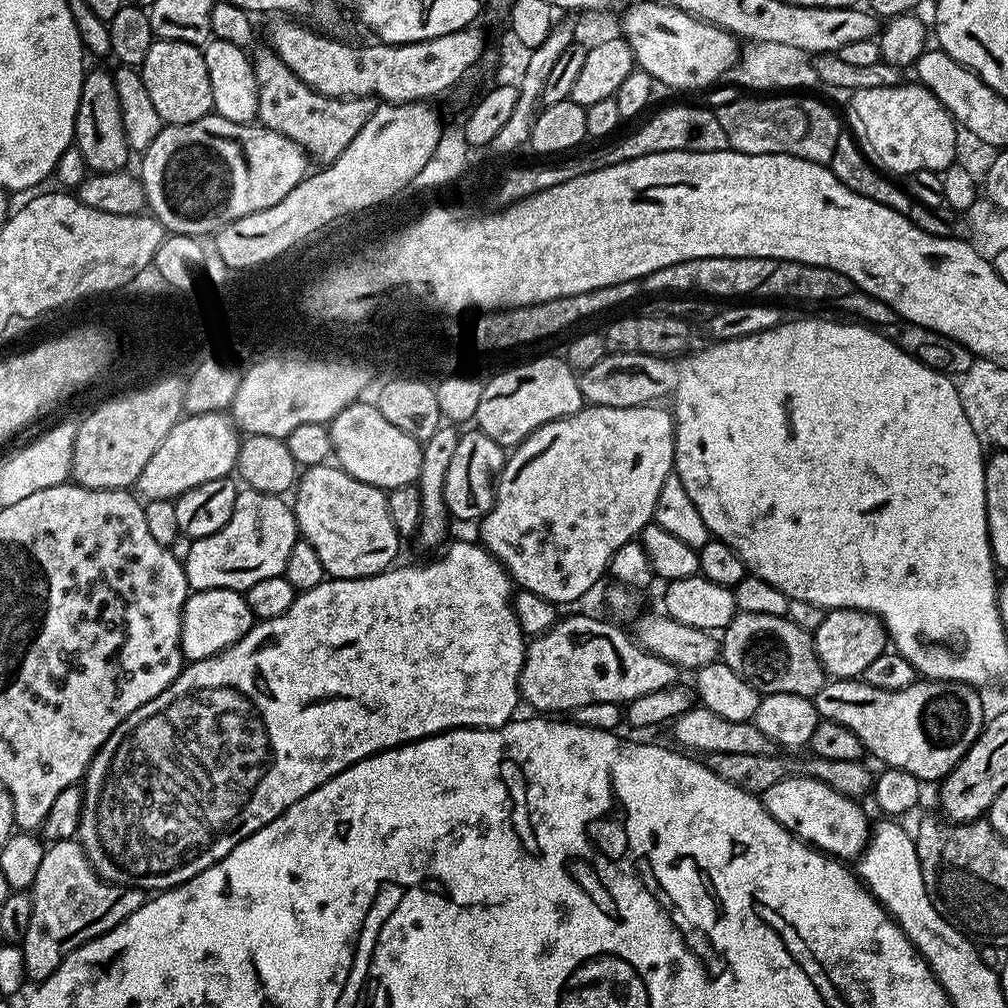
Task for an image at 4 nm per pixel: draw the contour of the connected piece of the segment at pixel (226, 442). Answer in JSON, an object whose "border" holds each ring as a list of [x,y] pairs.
{"border":[[[201,412],[199,414],[188,414],[176,421],[168,436],[156,447],[156,452],[146,462],[138,481],[139,495],[148,500],[172,500],[181,496],[186,490],[198,486],[202,482],[211,480],[223,480],[229,475],[228,472],[237,467],[240,454],[241,437],[236,437],[238,428],[235,423],[224,412]]]}

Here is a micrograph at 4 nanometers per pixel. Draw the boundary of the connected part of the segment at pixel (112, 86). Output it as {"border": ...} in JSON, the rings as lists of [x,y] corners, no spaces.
{"border":[[[111,71],[92,72],[85,75],[80,87],[80,101],[76,111],[75,147],[84,155],[85,165],[93,173],[119,172],[130,157],[126,134],[122,126],[122,110],[118,102],[116,78]]]}

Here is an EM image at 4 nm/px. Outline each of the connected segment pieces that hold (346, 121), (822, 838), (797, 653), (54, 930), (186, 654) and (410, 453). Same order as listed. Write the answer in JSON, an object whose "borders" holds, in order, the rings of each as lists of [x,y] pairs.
{"borders":[[[[265,50],[254,56],[254,67],[256,69],[256,81],[258,82],[258,120],[261,125],[270,130],[274,130],[278,134],[282,134],[286,138],[290,138],[304,149],[309,157],[312,156],[317,160],[317,165],[327,166],[333,164],[340,157],[342,150],[346,150],[346,146],[350,146],[350,142],[354,142],[354,138],[358,134],[358,130],[362,130],[369,118],[372,117],[374,104],[368,98],[349,98],[346,100],[333,100],[330,96],[323,96],[313,90],[307,88],[301,80],[293,74],[293,72],[277,58],[275,52]]],[[[789,774],[782,782],[774,782],[770,790],[763,792],[762,799],[768,813],[787,832],[833,858],[855,861],[868,845],[870,819],[867,814],[856,805],[859,803],[853,797],[838,794],[838,790],[826,786],[826,782]]],[[[737,611],[734,619],[722,630],[719,642],[723,664],[730,666],[734,674],[741,676],[750,687],[755,688],[761,694],[773,692],[774,694],[798,694],[814,698],[818,690],[822,690],[822,686],[826,683],[825,670],[816,656],[813,633],[802,630],[787,616],[746,614]]],[[[71,838],[69,840],[53,840],[45,847],[44,853],[42,854],[42,862],[38,866],[38,874],[34,878],[32,887],[30,889],[30,895],[32,898],[32,913],[30,914],[30,926],[26,926],[26,934],[22,941],[22,947],[24,949],[24,961],[26,962],[26,970],[28,971],[28,980],[32,982],[39,982],[50,978],[50,974],[54,974],[58,969],[61,968],[64,961],[71,957],[72,952],[76,948],[82,947],[86,941],[92,940],[96,936],[102,935],[103,932],[109,932],[114,926],[125,920],[130,914],[134,914],[134,910],[141,908],[146,899],[146,892],[143,887],[140,886],[124,886],[128,888],[119,888],[116,884],[107,884],[98,873],[92,869],[92,864],[88,861],[89,853],[86,851],[83,844],[80,843],[79,839]]],[[[229,588],[193,591],[184,603],[180,619],[180,655],[188,662],[217,656],[222,649],[238,643],[252,629],[253,623],[254,617],[244,592]]],[[[353,402],[330,422],[330,439],[334,460],[354,478],[375,488],[391,490],[417,483],[422,466],[421,441],[410,438],[398,426],[386,422],[371,403]]]]}

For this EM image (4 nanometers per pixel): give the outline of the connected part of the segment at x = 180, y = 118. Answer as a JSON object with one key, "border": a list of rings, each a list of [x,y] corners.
{"border":[[[153,39],[150,50],[146,50],[144,63],[139,65],[138,71],[146,82],[150,102],[154,102],[154,110],[158,110],[165,125],[198,122],[213,111],[210,74],[206,74],[204,54],[197,45],[190,42]]]}

